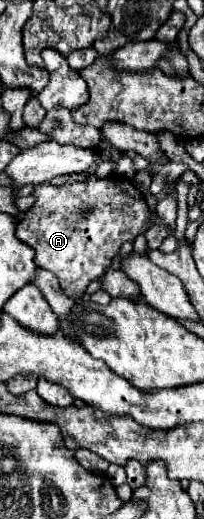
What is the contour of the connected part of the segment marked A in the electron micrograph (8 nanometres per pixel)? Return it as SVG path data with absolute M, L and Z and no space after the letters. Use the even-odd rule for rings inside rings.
M90 175L88 181L84 181L84 183L66 183L60 187L44 183L44 185L36 187L34 195L38 197L36 205L32 209L28 209L26 213L22 213L22 219L16 229L16 237L36 251L34 263L40 269L52 271L58 277L62 291L72 299L80 299L84 295L88 283L106 273L114 255L120 251L120 247L126 241L134 241L138 233L144 233L150 227L150 223L148 223L150 209L144 201L142 193L134 187L134 183L130 179L124 179L124 177L116 177L116 181L114 181L114 179L96 179L94 175ZM84 207L92 209L90 215L82 215L80 209L84 209Z

